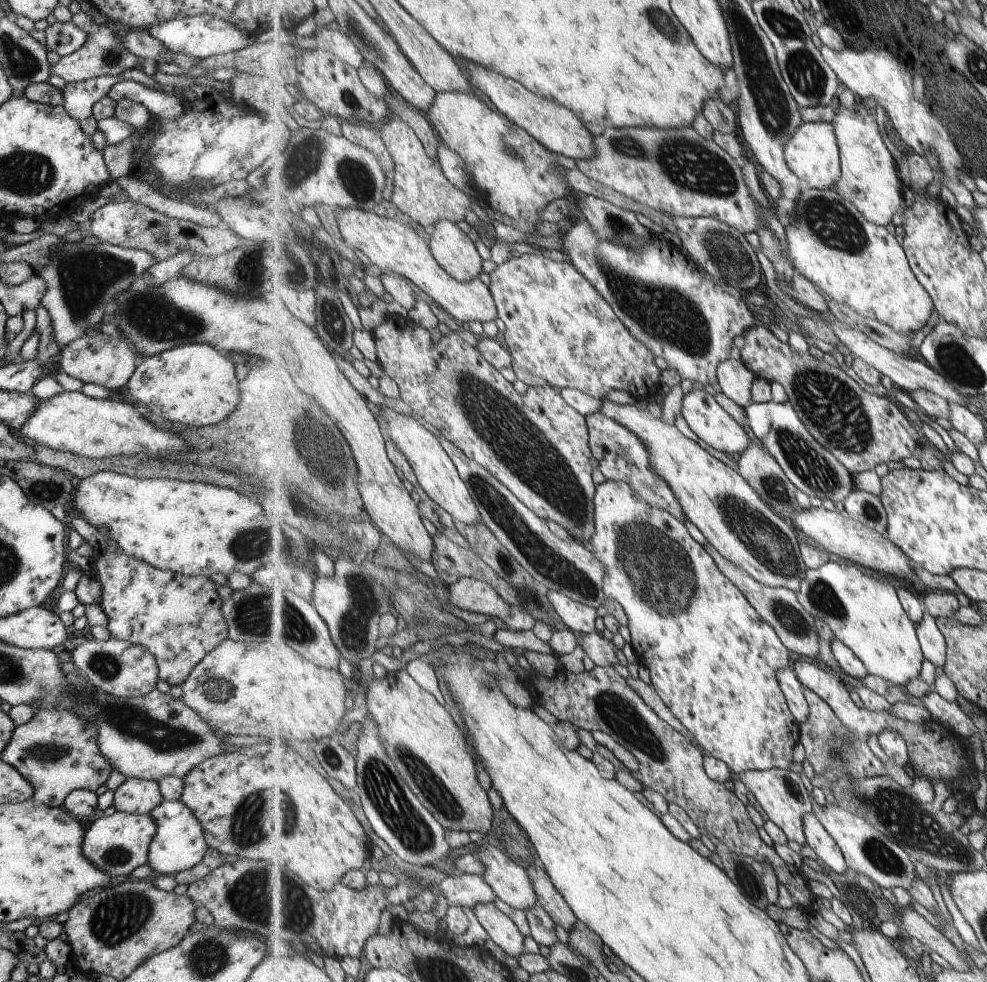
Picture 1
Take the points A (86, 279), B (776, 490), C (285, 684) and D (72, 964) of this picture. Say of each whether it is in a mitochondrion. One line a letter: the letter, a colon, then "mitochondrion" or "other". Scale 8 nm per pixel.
A: mitochondrion
B: mitochondrion
C: other
D: other

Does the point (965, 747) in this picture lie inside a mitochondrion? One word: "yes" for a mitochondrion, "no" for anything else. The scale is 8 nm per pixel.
no

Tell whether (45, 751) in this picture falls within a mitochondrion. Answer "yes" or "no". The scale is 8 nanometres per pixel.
yes

